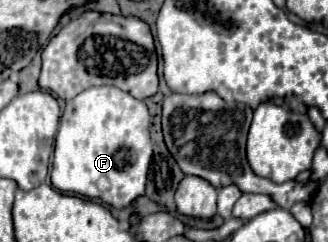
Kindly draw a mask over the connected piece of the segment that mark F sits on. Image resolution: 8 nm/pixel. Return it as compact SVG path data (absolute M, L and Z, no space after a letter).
M90 87L78 93L72 101L66 103L60 129L56 135L56 149L52 161L52 187L60 193L84 197L84 199L98 199L100 203L112 205L116 209L128 207L136 197L144 195L146 177L152 163L152 141L150 141L150 113L144 101L134 99L126 91L118 87Z

